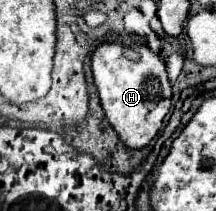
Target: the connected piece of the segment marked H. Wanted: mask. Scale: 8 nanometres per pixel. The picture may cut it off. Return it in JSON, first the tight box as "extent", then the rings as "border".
{"extent":[91,42,171,148],"border":[[[105,42],[95,48],[91,56],[91,70],[105,116],[117,130],[119,138],[129,148],[147,146],[163,128],[163,118],[171,106],[171,86],[161,56],[157,56],[149,46]]]}

